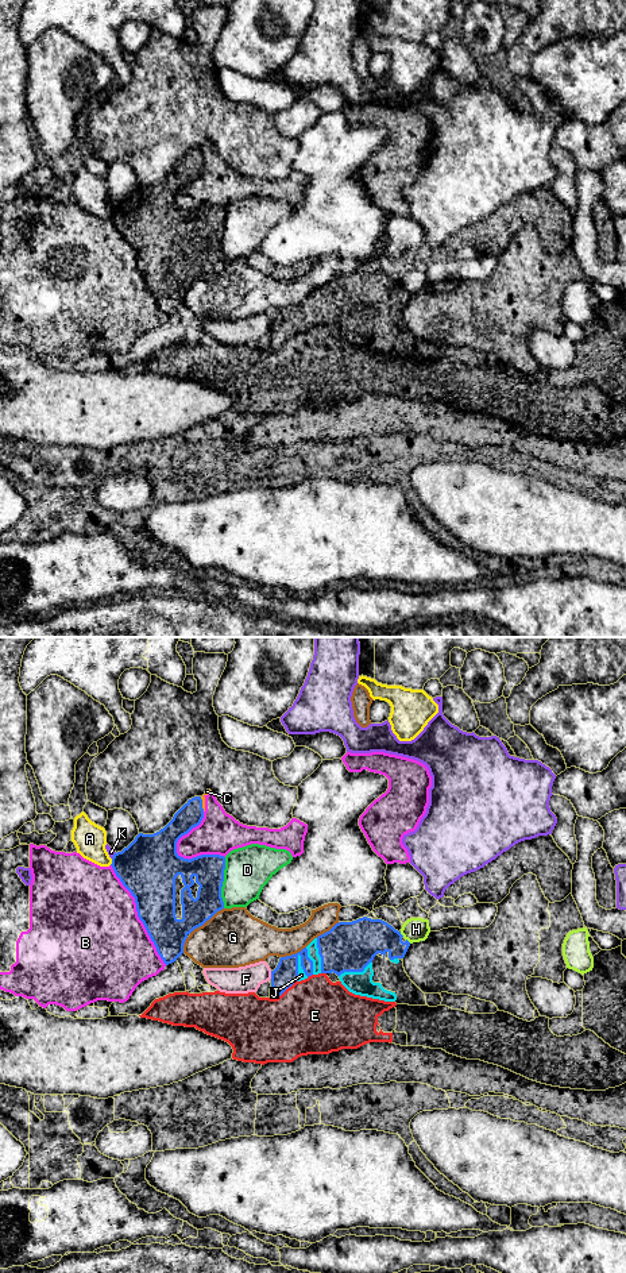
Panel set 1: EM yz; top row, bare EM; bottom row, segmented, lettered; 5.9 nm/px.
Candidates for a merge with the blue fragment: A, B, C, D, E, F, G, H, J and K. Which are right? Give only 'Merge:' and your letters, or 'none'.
Merge: J

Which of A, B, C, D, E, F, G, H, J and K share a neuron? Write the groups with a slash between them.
A / B C / D / E / F / G / H / J / K

